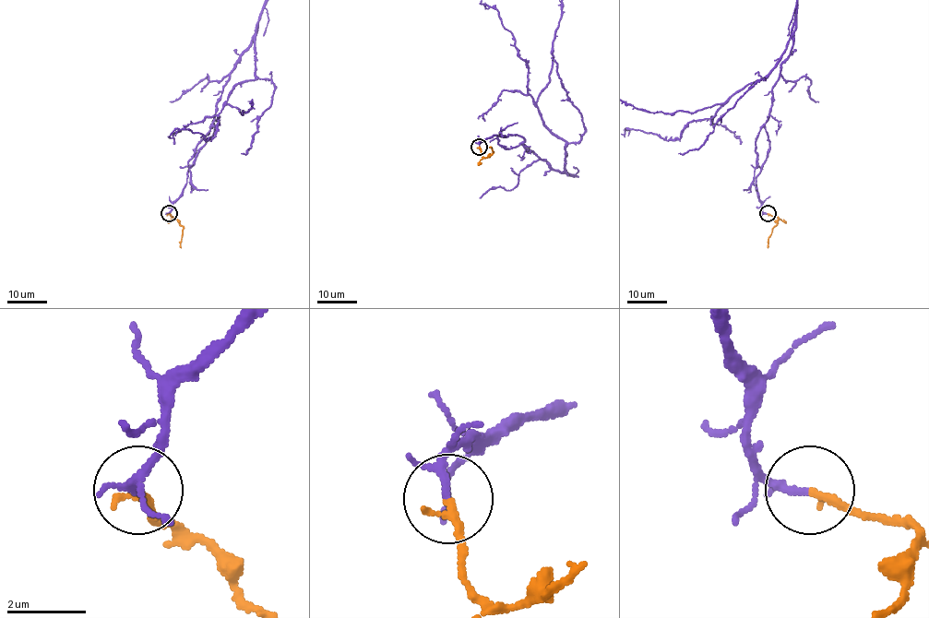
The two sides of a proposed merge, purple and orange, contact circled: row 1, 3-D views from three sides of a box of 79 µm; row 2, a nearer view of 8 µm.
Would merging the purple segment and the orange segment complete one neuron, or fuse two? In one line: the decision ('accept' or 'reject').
accept

